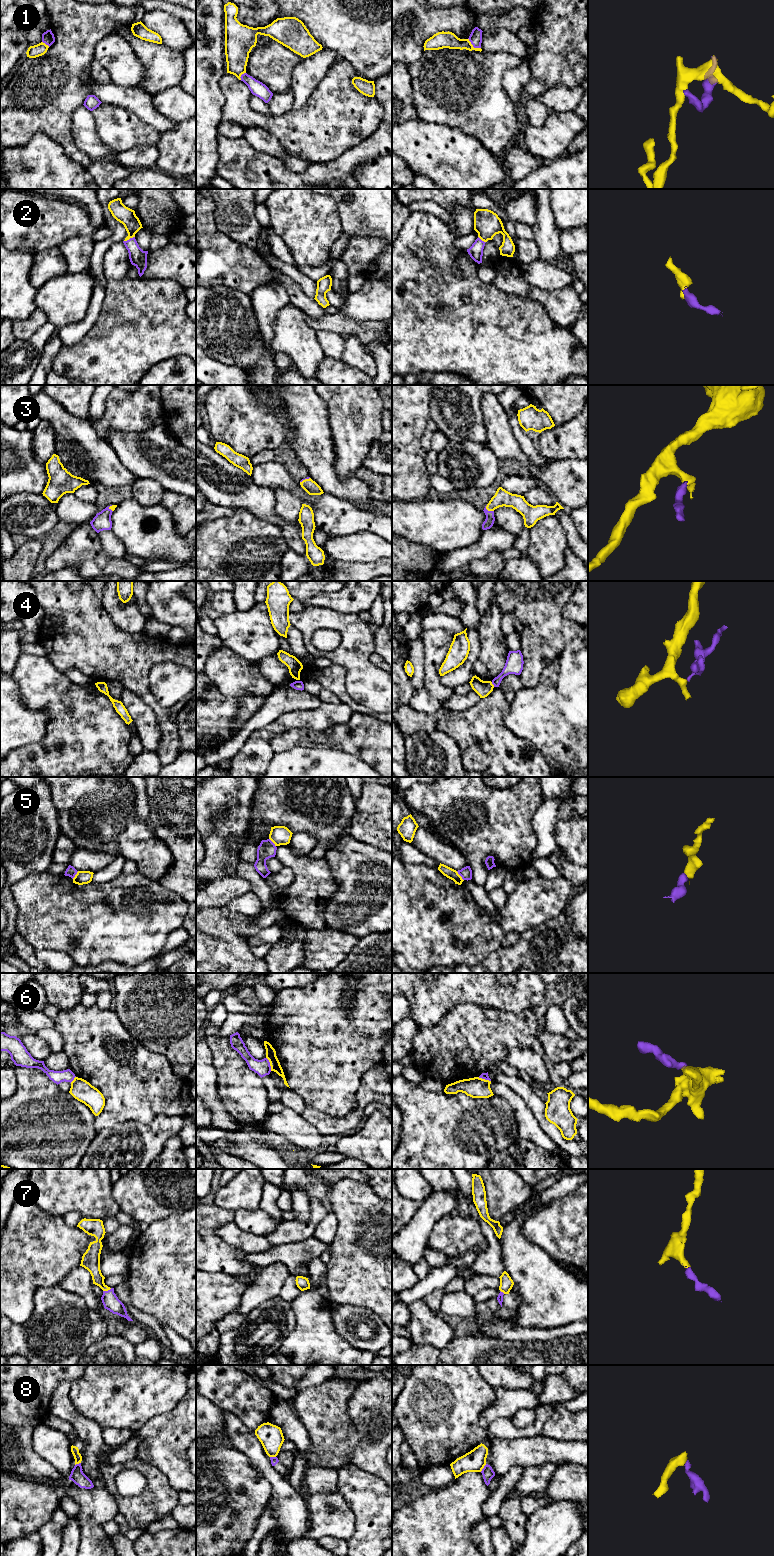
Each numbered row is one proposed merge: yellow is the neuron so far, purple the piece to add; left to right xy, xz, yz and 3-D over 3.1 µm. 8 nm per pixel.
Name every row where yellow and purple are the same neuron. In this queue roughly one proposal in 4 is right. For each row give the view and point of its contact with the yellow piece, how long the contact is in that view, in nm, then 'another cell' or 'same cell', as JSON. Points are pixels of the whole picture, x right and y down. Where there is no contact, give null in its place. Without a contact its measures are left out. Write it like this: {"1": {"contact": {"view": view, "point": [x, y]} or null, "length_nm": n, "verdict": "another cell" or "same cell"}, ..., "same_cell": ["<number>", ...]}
{"1": {"contact": {"view": "yz", "point": [472, 46]}, "length_nm": 130, "verdict": "another cell"}, "2": {"contact": {"view": "xy", "point": [129, 238]}, "length_nm": 100, "verdict": "same cell"}, "3": {"contact": {"view": "yz", "point": [489, 510]}, "length_nm": 80, "verdict": "same cell"}, "4": {"contact": {"view": "yz", "point": [492, 684]}, "length_nm": 50, "verdict": "another cell"}, "5": {"contact": {"view": "yz", "point": [460, 876]}, "length_nm": 100, "verdict": "another cell"}, "6": {"contact": {"view": "xz", "point": [270, 1064]}, "length_nm": 120, "verdict": "another cell"}, "7": {"contact": {"view": "xy", "point": [107, 1290]}, "length_nm": 80, "verdict": "same cell"}, "8": {"contact": {"view": "yz", "point": [483, 1467]}, "length_nm": 80, "verdict": "another cell"}, "same_cell": ["2", "3", "7"]}

